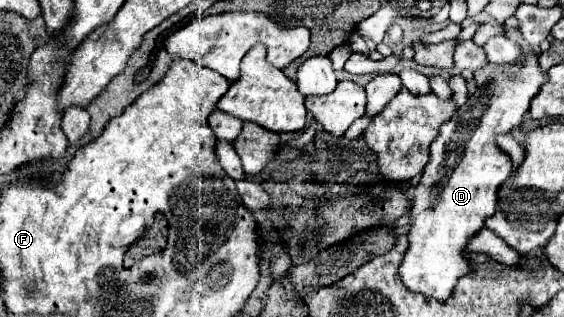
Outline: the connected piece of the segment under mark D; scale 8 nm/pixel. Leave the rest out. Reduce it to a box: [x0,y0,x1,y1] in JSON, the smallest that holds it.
[400,52,548,300]

